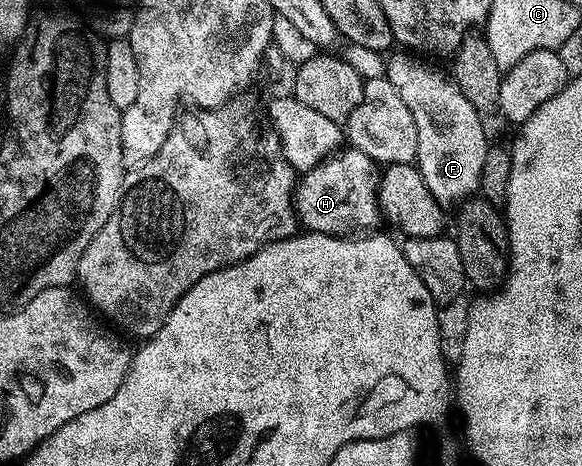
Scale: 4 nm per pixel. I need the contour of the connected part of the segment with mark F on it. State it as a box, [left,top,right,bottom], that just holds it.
[386,52,490,208]

